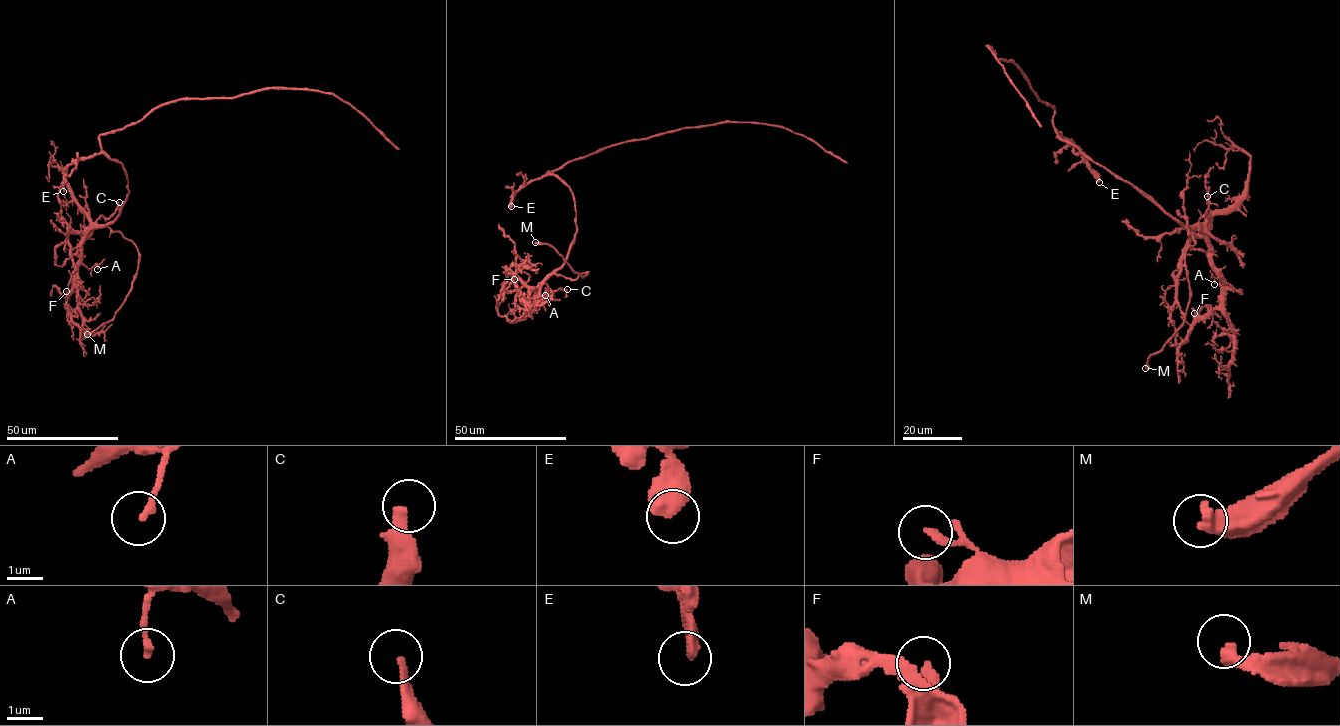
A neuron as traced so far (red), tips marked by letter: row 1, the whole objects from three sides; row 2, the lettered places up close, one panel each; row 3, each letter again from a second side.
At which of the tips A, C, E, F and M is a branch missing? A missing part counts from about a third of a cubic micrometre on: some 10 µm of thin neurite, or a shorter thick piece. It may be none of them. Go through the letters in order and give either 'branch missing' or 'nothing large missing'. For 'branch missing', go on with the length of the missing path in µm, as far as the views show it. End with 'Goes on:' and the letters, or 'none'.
A: nothing large missing
C: branch missing; about 10 µm are missing
E: nothing large missing
F: nothing large missing
M: branch missing; about 35 µm are missing
Goes on: C, M

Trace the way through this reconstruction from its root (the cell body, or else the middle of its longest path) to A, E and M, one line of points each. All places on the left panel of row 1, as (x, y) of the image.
A: (112, 133), (99, 136), (100, 147), (124, 168), (128, 194), (81, 246), (81, 262), (97, 269)
E: (112, 133), (99, 136), (99, 153), (76, 159), (68, 166), (63, 191)
M: (112, 133), (100, 147), (124, 168), (128, 194), (107, 226), (135, 245), (138, 267), (115, 316), (87, 334)

